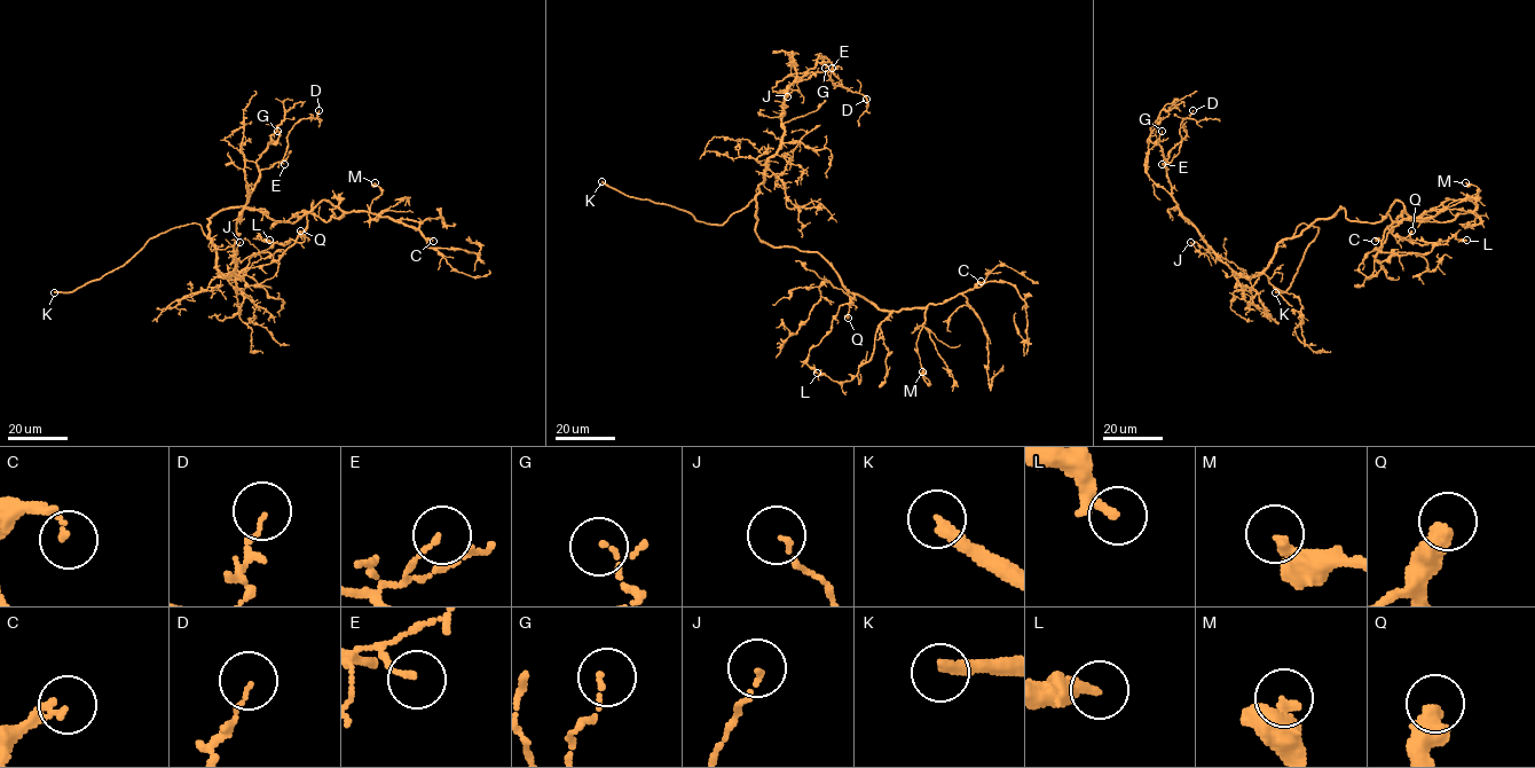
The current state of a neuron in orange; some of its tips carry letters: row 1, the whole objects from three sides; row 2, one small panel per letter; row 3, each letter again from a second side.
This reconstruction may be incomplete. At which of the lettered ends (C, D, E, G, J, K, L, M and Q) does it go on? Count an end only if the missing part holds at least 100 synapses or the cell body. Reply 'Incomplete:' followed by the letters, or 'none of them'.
Incomplete: K

